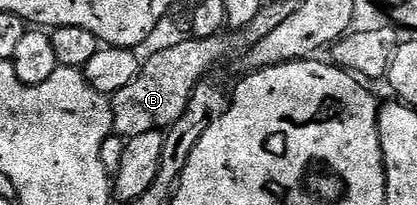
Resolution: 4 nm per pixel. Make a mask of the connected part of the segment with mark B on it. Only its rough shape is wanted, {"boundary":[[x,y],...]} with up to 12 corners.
{"boundary":[[231,34],[186,38],[110,93],[111,126],[166,130],[231,52]]}

